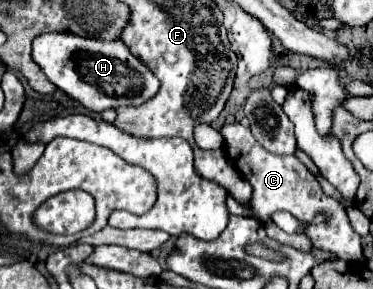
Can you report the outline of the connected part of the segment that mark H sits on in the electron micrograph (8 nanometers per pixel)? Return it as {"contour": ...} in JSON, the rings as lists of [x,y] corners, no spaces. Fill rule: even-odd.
{"contour":[[[47,32],[33,40],[33,60],[45,72],[49,82],[91,112],[103,112],[117,106],[139,106],[159,90],[159,80],[139,62],[123,42],[83,38],[71,32]]]}

